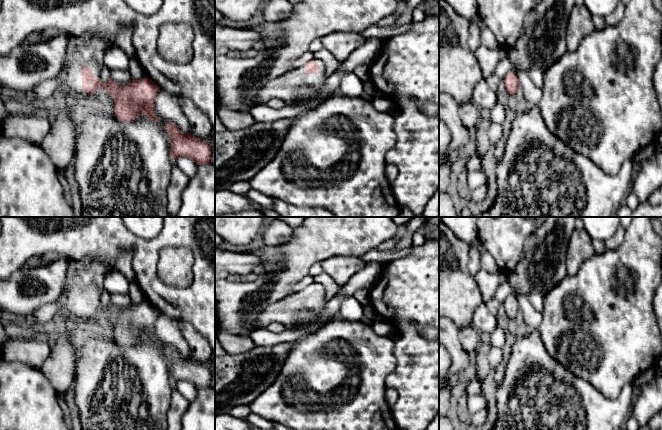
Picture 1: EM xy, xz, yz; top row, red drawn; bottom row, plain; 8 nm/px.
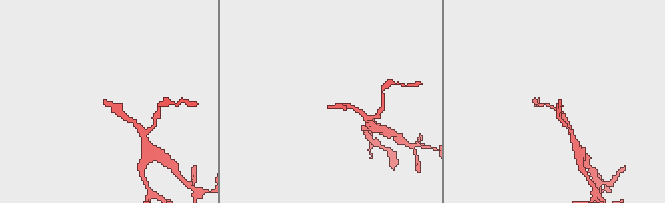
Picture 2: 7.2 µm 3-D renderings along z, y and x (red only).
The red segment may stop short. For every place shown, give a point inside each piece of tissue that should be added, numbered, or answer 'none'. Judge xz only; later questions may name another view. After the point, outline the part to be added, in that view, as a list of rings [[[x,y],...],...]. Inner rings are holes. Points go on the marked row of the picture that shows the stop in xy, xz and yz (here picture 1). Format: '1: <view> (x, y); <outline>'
1: xz (296, 87); [[[317,58],[313,60],[319,63],[319,69],[313,74],[307,74],[306,67],[303,65],[269,81],[258,93],[258,105],[267,104],[271,99],[280,99],[285,103],[304,106],[306,110],[320,105],[328,97],[318,94],[327,76],[323,61]]]

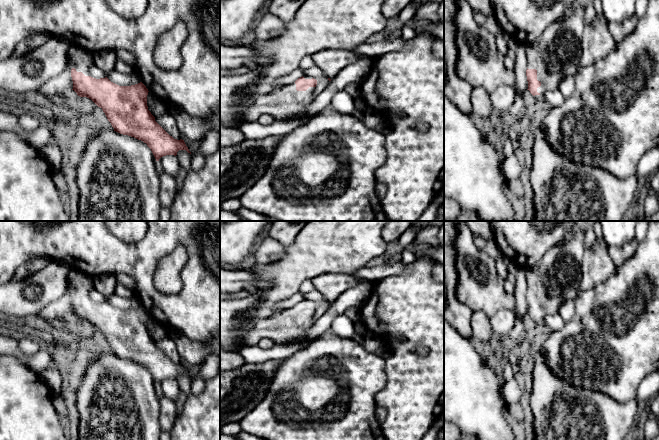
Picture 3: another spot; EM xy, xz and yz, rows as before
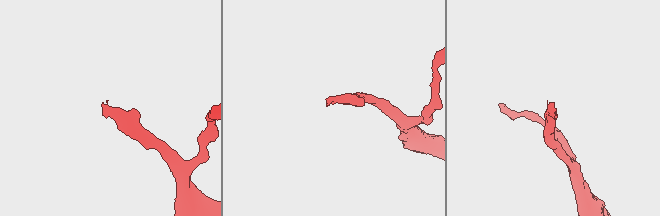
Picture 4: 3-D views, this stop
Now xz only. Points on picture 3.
1: xz (284, 103); [[[295,82],[278,86],[252,103],[242,118],[242,124],[257,121],[263,115],[270,115],[275,120],[298,119],[304,124],[310,119],[305,116],[305,111],[314,100],[314,94],[315,87],[297,91]]]

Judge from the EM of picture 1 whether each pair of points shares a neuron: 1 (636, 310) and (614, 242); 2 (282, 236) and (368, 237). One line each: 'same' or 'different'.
1: different
2: different

